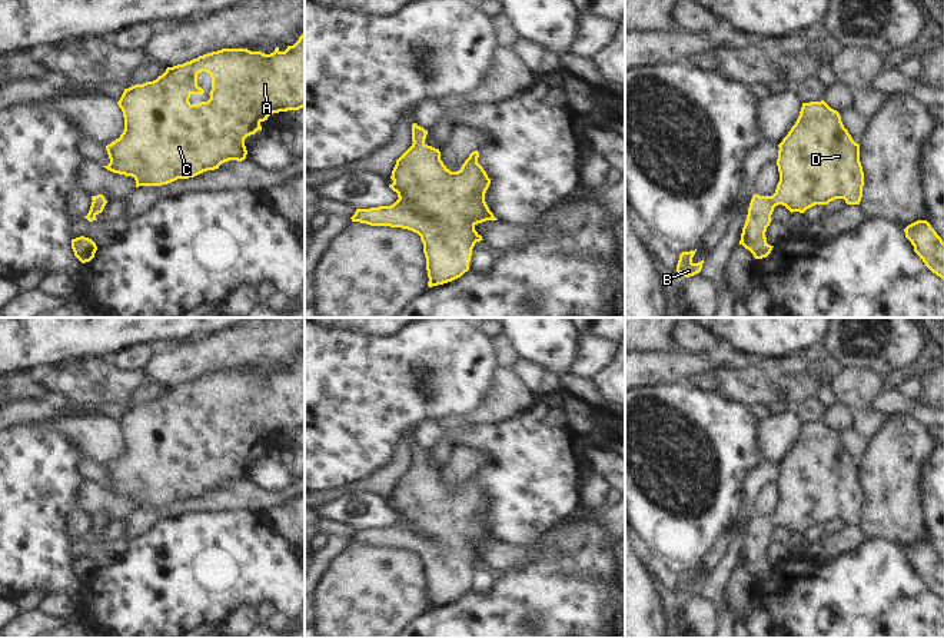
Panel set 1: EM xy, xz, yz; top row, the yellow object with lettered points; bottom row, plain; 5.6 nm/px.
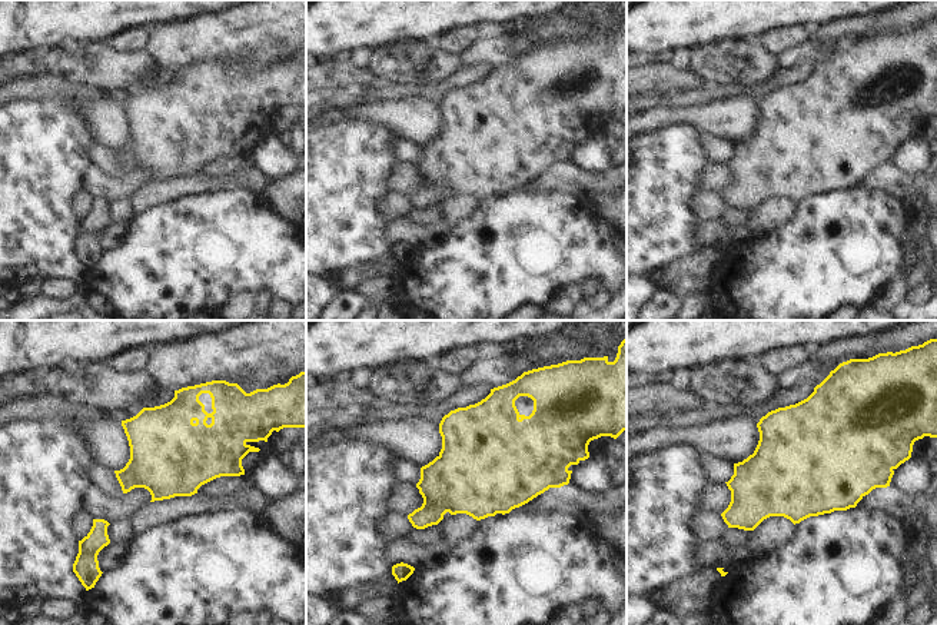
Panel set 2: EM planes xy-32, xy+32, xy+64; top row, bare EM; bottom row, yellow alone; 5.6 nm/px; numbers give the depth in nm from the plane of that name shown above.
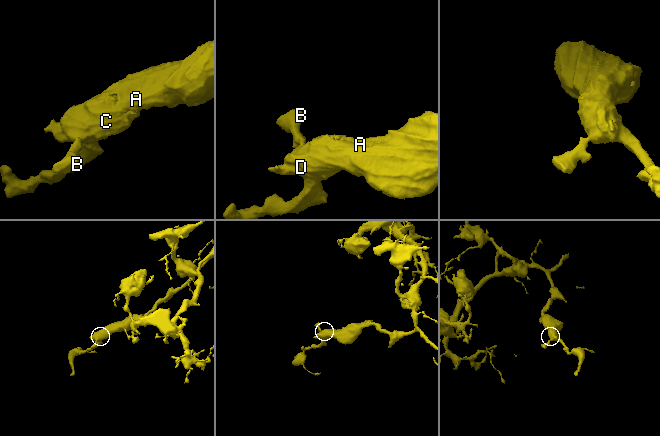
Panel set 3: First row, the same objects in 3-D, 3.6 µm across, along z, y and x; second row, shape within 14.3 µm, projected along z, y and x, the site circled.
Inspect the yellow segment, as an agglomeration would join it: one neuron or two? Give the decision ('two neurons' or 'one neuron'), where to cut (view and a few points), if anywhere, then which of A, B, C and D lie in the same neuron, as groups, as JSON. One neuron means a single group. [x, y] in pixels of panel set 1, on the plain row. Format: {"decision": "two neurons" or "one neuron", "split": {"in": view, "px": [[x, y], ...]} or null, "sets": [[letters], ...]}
{"decision": "one neuron", "split": null, "sets": [["A", "B", "C", "D"]]}

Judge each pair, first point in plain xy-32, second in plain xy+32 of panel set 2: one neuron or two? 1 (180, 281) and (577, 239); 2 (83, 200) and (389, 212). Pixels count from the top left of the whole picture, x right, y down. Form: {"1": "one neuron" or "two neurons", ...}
{"1": "one neuron", "2": "one neuron"}

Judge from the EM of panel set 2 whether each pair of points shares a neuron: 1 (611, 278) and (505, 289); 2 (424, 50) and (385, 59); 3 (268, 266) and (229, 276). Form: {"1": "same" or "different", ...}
{"1": "same", "2": "same", "3": "same"}

